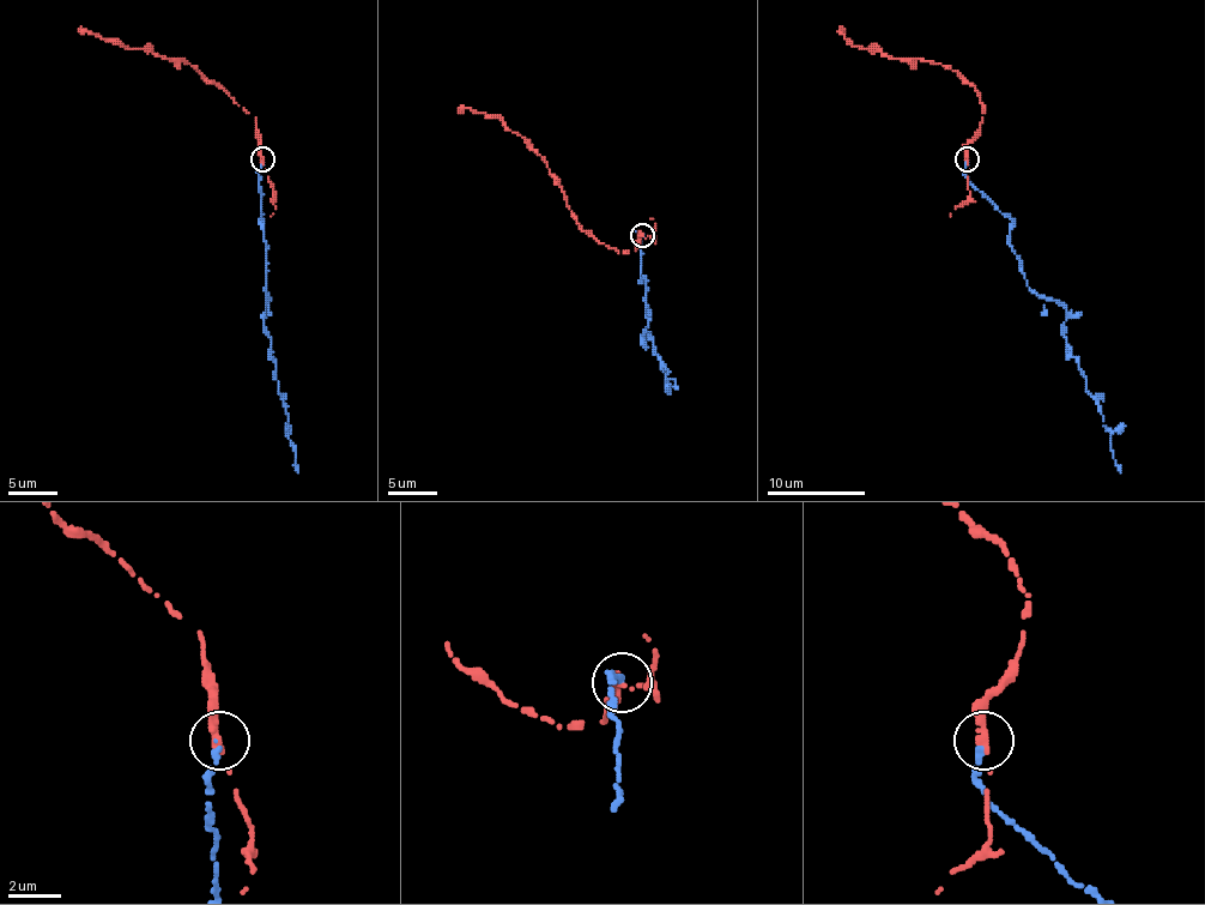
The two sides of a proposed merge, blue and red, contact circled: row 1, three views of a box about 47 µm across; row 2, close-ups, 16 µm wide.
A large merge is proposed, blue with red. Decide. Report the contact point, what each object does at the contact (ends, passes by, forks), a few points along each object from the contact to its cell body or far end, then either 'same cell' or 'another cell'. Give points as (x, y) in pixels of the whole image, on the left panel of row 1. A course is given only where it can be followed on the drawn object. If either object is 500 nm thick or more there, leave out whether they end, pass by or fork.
at (262, 158); blue ends there; red ends there; blue runs (261, 160), (259, 176), (268, 300), (264, 332), (271, 339), (278, 391), (288, 416), (285, 430), (297, 472); red runs (264, 160), (256, 118), (189, 64), (79, 31); another cell

